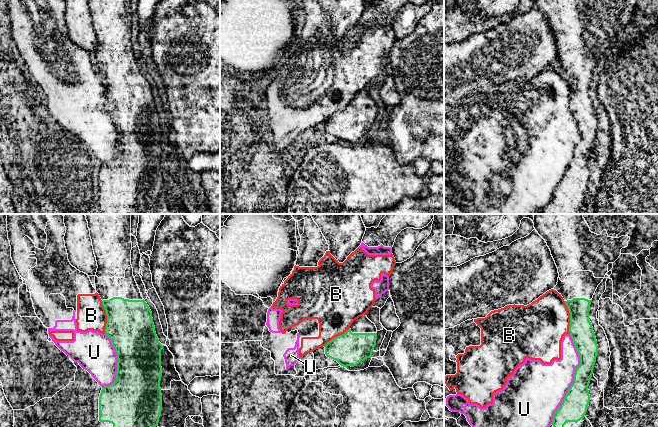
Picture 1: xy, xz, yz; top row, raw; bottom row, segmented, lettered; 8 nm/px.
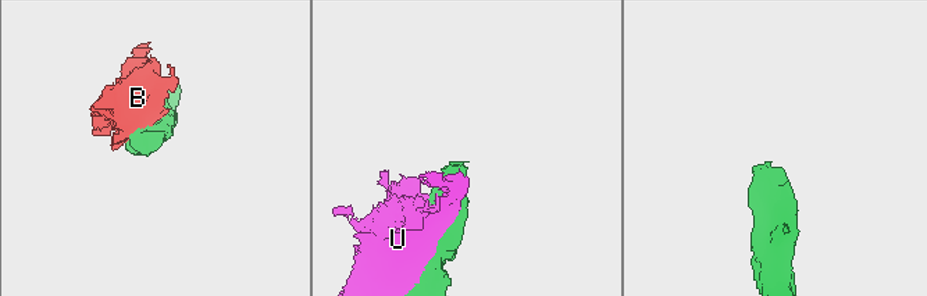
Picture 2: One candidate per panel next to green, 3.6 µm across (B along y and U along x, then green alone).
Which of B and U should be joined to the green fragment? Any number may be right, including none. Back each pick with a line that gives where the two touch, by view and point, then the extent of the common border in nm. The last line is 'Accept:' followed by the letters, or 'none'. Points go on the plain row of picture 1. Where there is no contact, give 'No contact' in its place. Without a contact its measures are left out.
Accept: none

